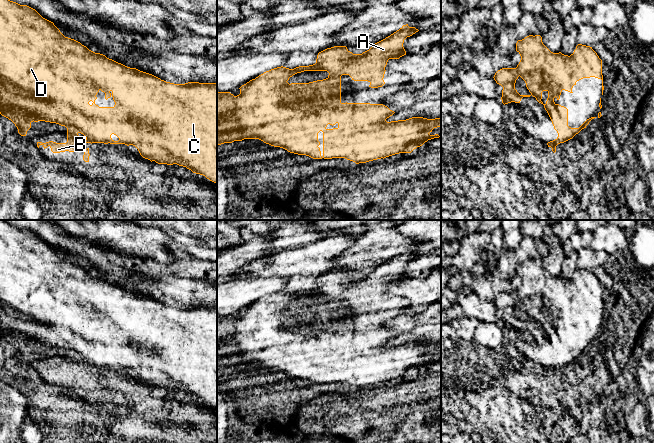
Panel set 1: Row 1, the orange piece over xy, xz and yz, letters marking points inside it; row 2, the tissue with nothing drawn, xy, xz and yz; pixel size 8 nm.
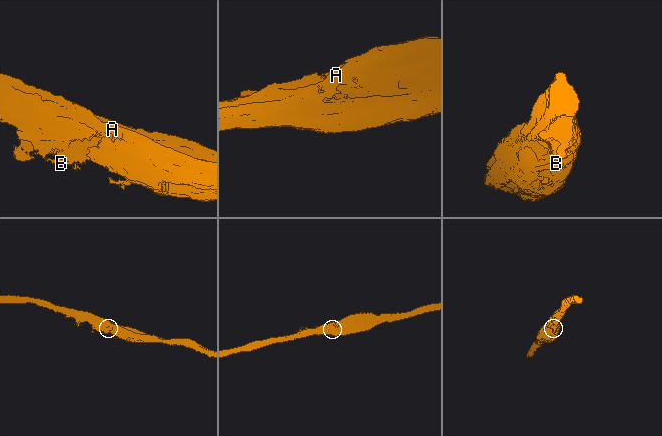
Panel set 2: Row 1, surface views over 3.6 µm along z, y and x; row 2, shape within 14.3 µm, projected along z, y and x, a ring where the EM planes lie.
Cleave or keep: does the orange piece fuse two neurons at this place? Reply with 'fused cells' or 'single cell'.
single cell

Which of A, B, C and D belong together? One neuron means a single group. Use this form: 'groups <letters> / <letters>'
groups A B C D

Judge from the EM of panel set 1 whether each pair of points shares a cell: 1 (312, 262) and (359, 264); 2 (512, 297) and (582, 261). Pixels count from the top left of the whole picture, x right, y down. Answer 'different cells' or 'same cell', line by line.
1: different cells
2: different cells

